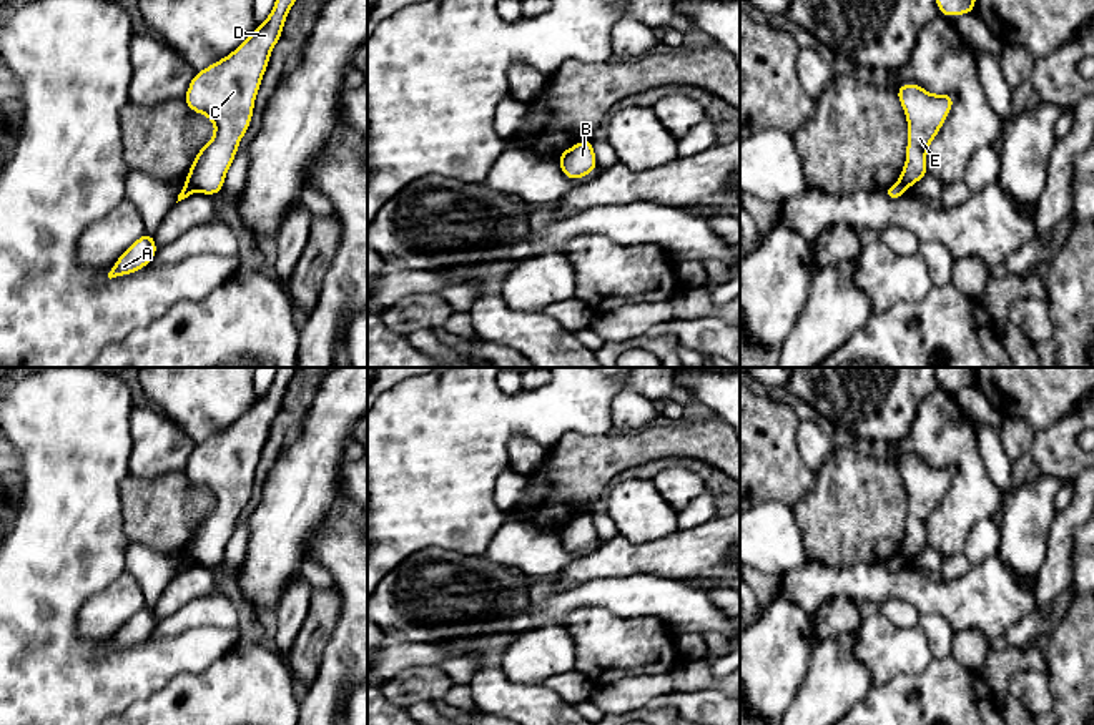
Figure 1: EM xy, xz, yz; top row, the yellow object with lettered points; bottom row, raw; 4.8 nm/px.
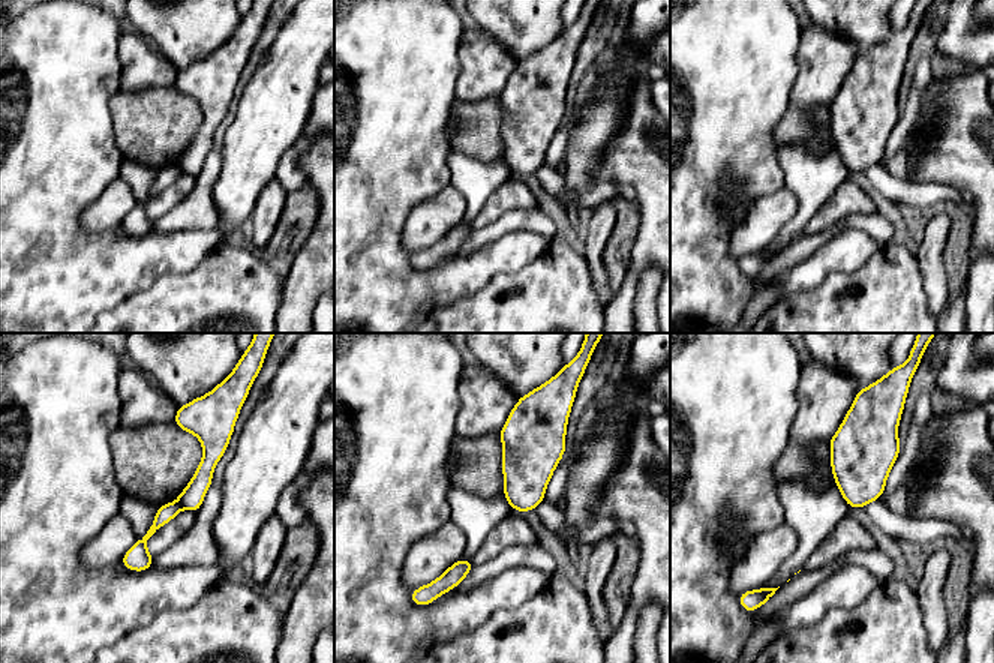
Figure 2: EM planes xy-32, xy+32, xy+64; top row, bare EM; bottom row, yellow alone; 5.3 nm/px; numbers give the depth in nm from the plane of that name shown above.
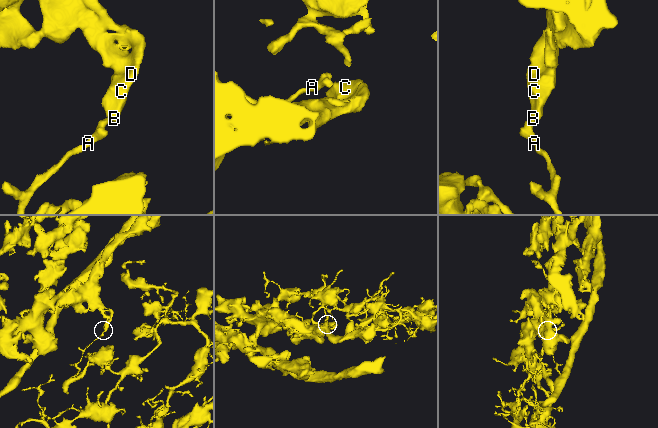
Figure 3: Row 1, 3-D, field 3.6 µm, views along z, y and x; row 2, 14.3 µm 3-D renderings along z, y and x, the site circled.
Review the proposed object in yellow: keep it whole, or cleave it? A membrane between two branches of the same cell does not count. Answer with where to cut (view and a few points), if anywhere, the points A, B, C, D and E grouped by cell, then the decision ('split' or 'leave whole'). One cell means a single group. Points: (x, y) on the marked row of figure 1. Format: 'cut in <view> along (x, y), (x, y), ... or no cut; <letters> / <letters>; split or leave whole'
cut in xy along (185, 182), (195, 190); A / B C D E; split

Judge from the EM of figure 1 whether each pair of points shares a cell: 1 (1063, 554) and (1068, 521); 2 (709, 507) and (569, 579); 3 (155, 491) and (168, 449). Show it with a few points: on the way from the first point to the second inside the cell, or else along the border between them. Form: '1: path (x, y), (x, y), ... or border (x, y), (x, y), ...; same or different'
1: path (1063, 546), (1063, 529); same
2: border (715, 516), (679, 531); different
3: border (182, 469), (148, 478), (128, 474); different

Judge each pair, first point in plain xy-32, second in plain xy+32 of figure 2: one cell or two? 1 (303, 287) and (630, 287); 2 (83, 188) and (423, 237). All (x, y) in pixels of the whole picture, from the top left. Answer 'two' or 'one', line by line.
1: one
2: two

